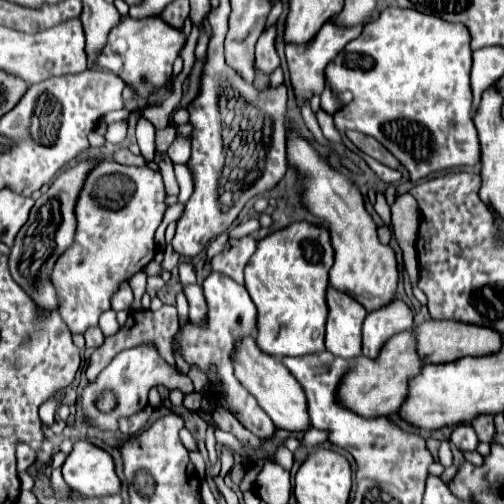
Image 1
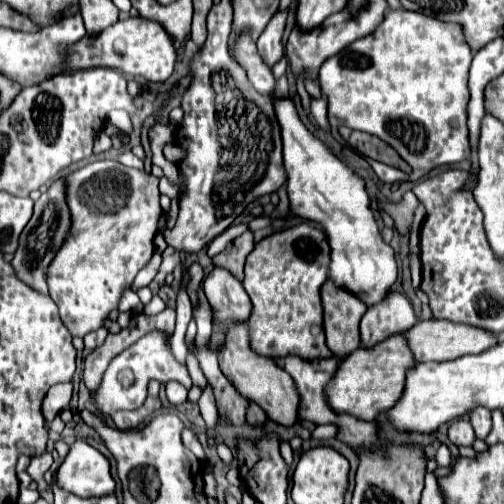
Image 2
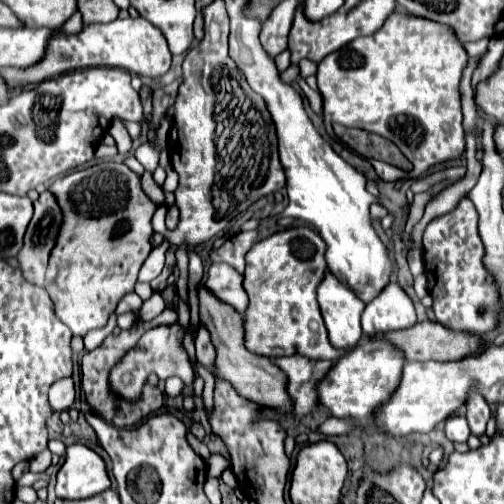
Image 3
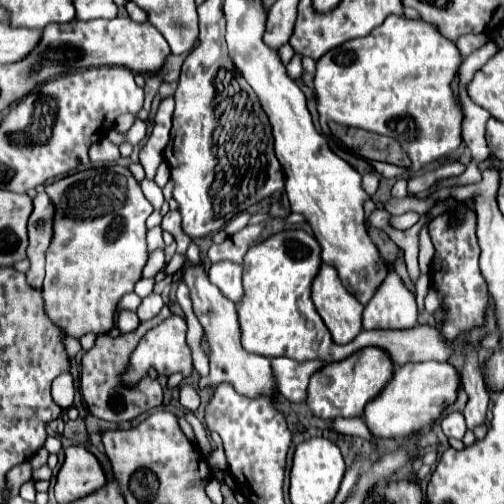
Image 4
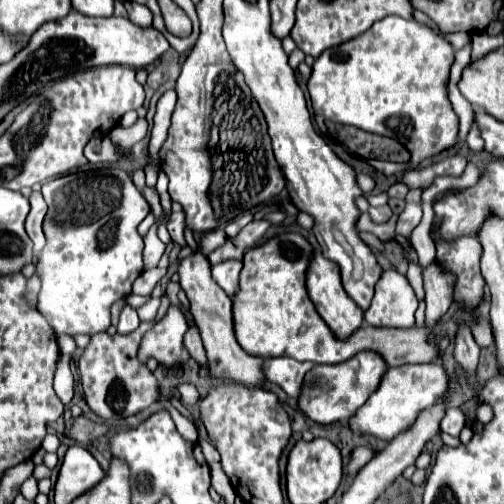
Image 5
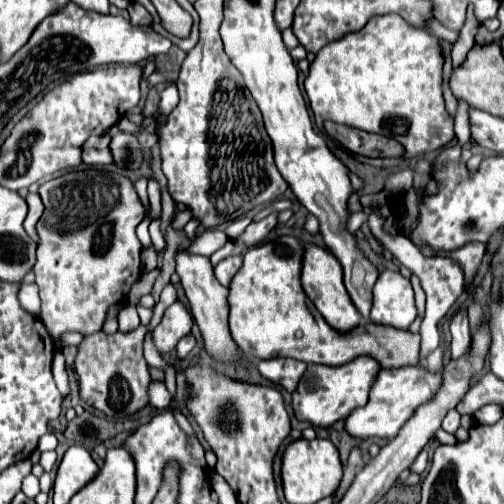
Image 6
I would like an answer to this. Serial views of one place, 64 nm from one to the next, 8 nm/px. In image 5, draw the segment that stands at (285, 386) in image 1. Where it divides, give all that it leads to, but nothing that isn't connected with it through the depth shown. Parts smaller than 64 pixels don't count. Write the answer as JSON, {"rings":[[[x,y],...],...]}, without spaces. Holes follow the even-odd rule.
{"rings":[[[192,254],[184,260],[180,260],[178,266],[178,274],[180,274],[180,286],[188,296],[190,302],[190,314],[200,330],[202,342],[204,342],[204,350],[210,362],[210,374],[214,378],[220,380],[234,380],[242,386],[260,386],[260,382],[264,380],[262,374],[262,358],[250,356],[246,354],[240,344],[236,342],[234,336],[234,324],[232,324],[232,298],[212,280],[210,274],[210,262],[206,256],[202,254]]]}

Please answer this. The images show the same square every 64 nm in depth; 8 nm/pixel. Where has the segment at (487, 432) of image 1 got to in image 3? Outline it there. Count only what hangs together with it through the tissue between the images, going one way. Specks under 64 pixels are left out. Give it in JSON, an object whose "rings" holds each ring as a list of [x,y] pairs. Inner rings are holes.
{"rings":[[[472,390],[468,394],[468,402],[466,402],[466,420],[470,426],[470,432],[474,436],[480,436],[486,432],[486,424],[490,420],[490,406],[488,402],[480,396],[480,392]]]}

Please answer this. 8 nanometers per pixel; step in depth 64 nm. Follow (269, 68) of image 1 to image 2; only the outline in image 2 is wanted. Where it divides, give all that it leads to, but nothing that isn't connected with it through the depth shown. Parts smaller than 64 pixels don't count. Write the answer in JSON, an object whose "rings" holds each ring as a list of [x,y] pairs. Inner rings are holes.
{"rings":[[[278,10],[258,38],[258,52],[264,58],[264,62],[270,66],[274,66],[284,56],[282,34],[284,34],[286,18],[288,18],[288,10]]]}

